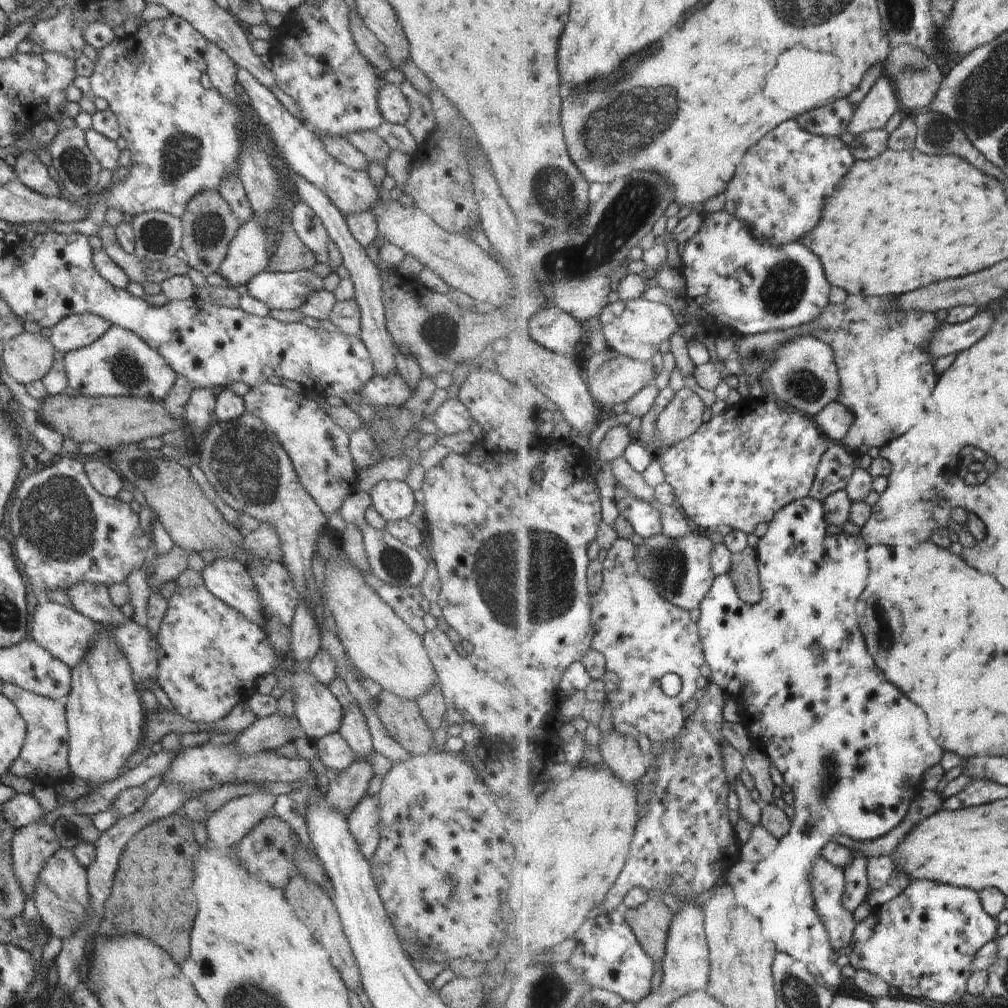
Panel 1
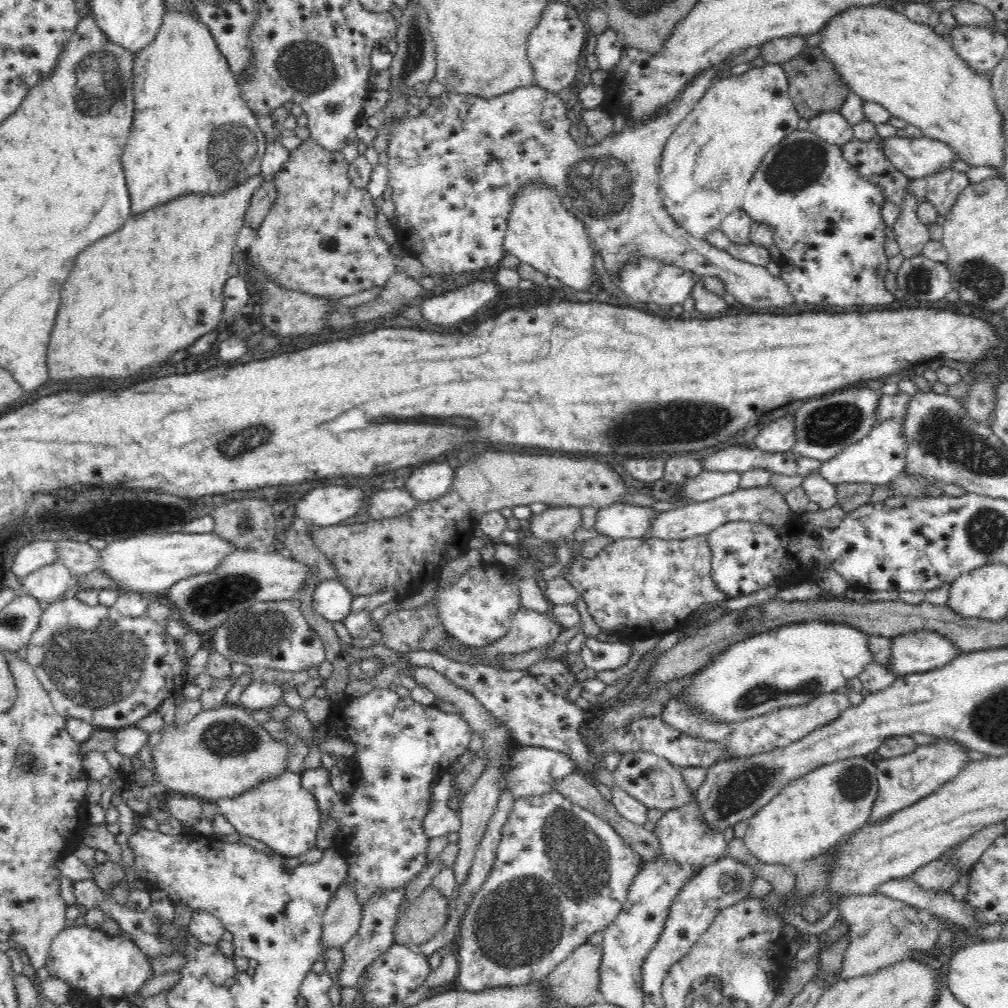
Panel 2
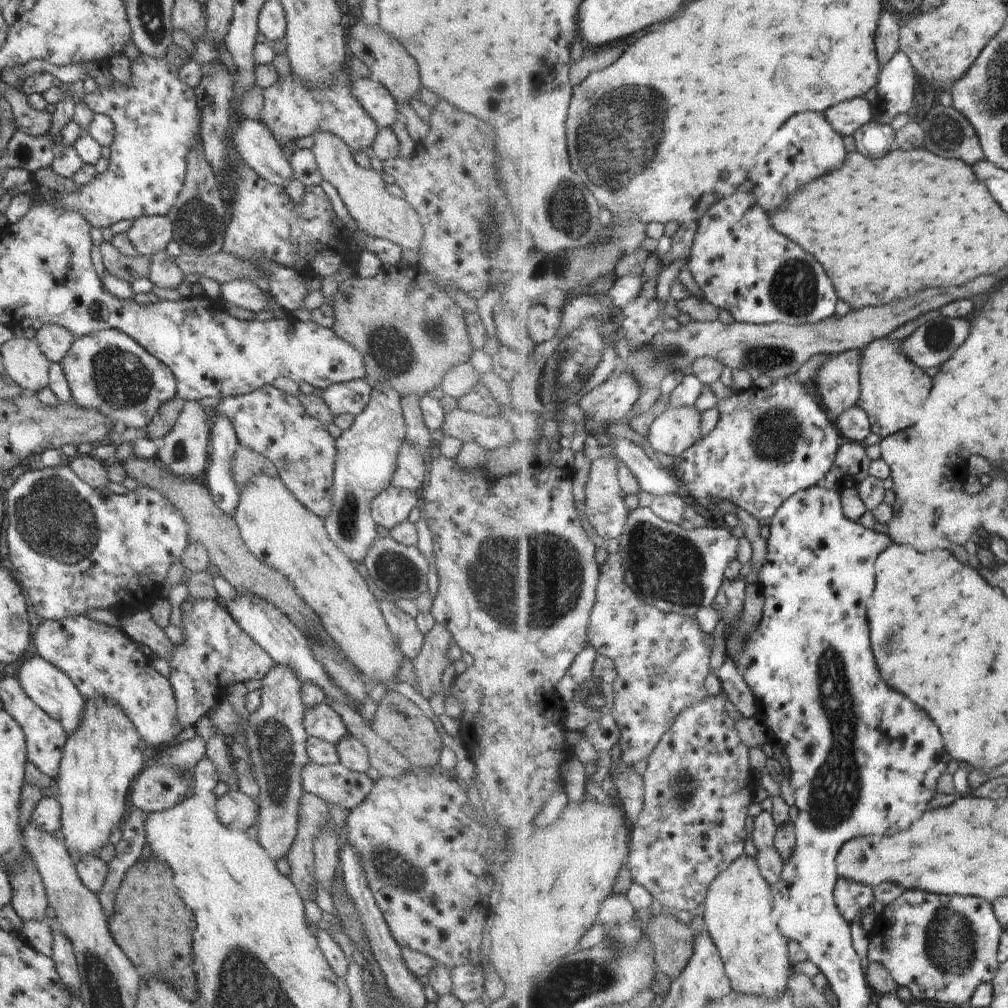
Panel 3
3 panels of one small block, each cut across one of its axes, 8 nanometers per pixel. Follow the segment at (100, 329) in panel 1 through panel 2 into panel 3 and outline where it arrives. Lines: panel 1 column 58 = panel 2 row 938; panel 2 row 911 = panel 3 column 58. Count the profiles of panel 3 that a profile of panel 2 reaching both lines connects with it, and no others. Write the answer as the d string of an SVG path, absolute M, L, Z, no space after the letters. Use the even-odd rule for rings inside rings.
M45 324L36 331L33 340L51 363L59 363L67 350L72 348L75 338L70 330L62 326Z

